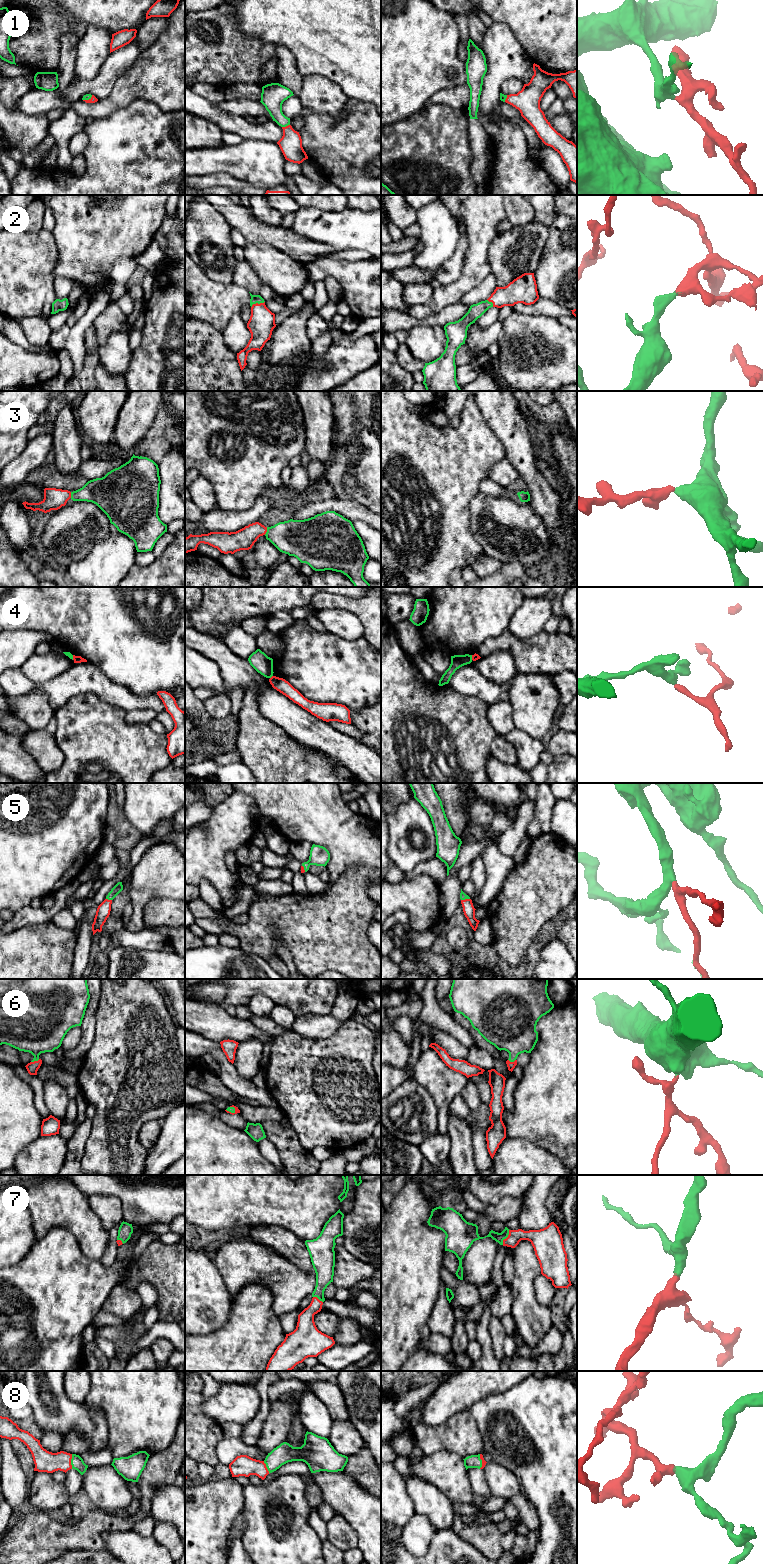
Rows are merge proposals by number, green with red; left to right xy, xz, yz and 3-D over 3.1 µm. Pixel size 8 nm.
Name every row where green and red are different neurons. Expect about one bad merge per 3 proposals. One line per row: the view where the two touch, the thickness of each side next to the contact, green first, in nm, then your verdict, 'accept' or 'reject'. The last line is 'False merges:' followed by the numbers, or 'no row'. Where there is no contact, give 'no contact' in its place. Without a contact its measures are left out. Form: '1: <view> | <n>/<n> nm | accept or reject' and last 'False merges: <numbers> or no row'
1: xz | 180/180 nm | accept
2: xz | 70/200 nm | accept
3: xz | 300/170 nm | accept
4: xz | 150/110 nm | reject
5: xy | 70/110 nm | accept
6: xy | 380/90 nm | accept
7: yz | 80/130 nm | accept
8: xy | 100/170 nm | accept
False merges: 4

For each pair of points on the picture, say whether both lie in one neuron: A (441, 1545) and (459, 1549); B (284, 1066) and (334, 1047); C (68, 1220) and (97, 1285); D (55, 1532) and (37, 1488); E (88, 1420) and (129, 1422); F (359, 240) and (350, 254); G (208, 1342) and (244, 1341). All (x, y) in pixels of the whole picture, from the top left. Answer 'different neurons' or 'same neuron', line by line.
A: same neuron
B: same neuron
C: different neurons
D: different neurons
E: different neurons
F: different neurons
G: same neuron

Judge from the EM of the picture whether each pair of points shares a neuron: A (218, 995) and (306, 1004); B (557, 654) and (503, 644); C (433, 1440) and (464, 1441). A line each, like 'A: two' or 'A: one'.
A: two
B: one
C: one

